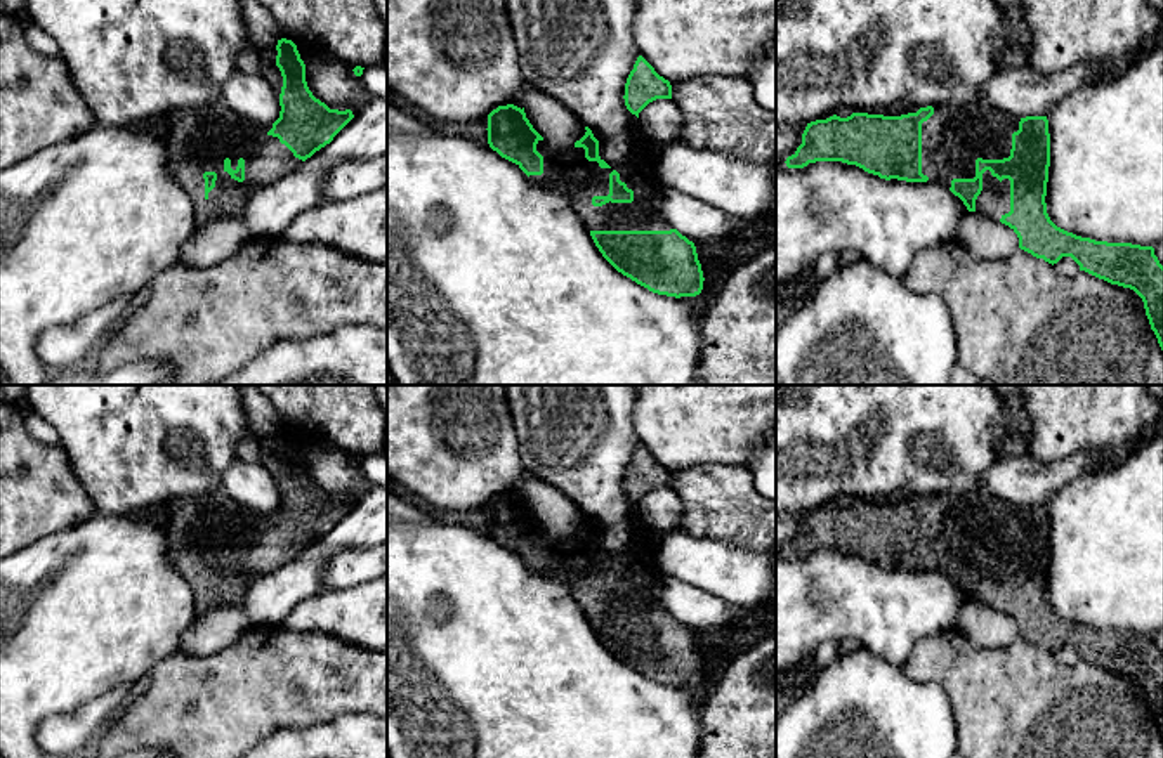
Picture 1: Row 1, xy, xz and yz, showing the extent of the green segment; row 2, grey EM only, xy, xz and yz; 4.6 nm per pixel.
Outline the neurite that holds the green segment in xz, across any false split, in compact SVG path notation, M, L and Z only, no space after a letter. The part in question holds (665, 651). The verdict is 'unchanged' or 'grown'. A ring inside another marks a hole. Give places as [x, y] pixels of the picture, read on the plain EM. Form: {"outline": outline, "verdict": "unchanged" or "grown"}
{"outline": "M514 493L493 498L486 519L490 536L516 552L531 571L564 576L595 635L618 661L658 683L680 687L701 682L705 666L694 631L646 591L646 583L660 571L660 539L649 526L644 524L632 545L613 557L599 545L599 529L588 515L571 538L552 538L533 517L524 496Z", "verdict": "grown"}

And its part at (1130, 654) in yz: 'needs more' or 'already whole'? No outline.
needs more

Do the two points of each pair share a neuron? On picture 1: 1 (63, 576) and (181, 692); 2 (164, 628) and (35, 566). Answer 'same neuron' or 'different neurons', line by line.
1: different neurons
2: same neuron

